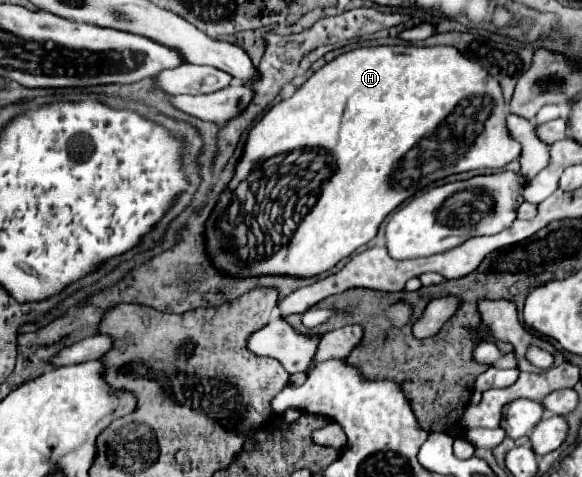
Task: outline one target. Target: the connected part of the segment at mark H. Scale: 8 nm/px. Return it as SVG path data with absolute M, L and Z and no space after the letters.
M373 46L357 48L337 56L333 62L327 62L319 68L307 82L303 82L295 94L279 104L275 104L247 134L243 154L235 166L231 182L221 192L211 216L205 222L205 252L209 262L217 272L231 278L257 278L257 276L291 276L291 278L313 278L319 276L343 258L351 256L357 248L371 242L379 230L379 224L385 216L395 210L401 202L417 194L421 188L429 186L435 180L447 178L451 174L475 170L475 168L503 168L513 160L519 160L521 144L515 142L505 128L505 102L501 88L493 76L483 68L477 68L471 60L465 60L459 50L453 46Z

